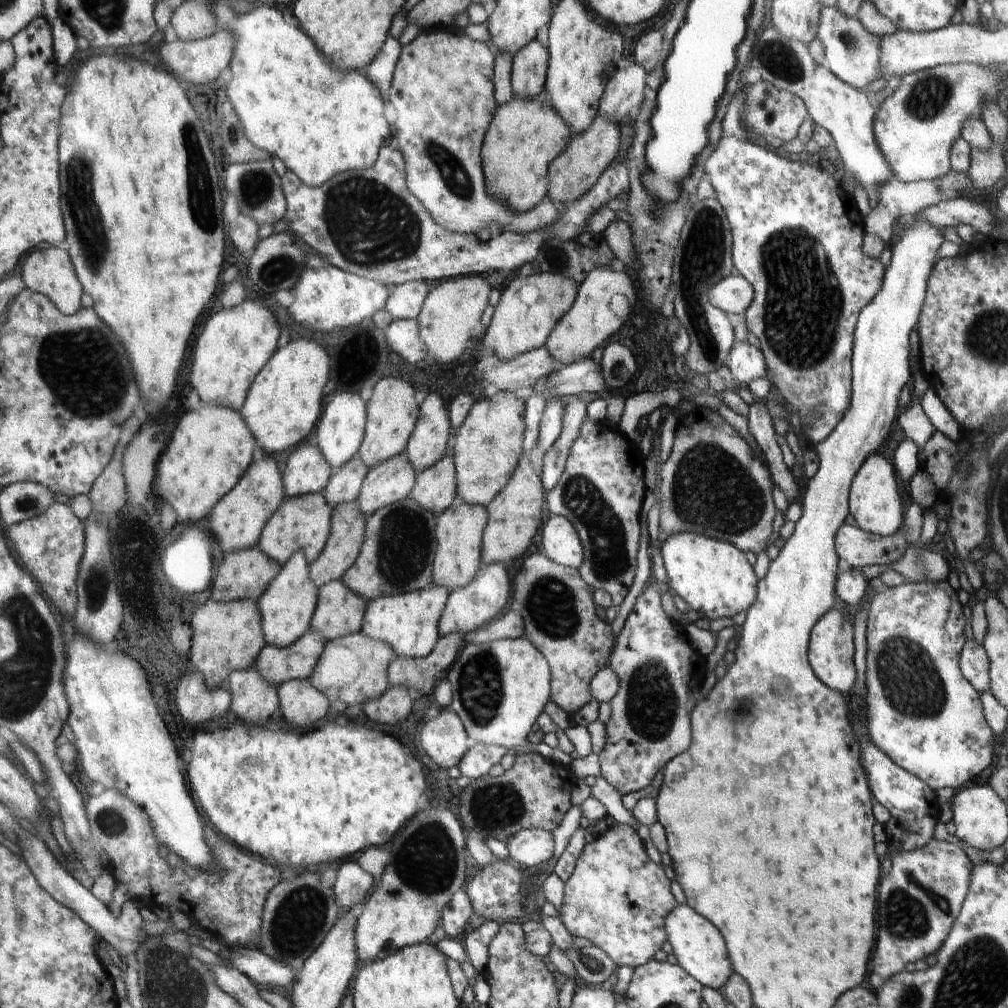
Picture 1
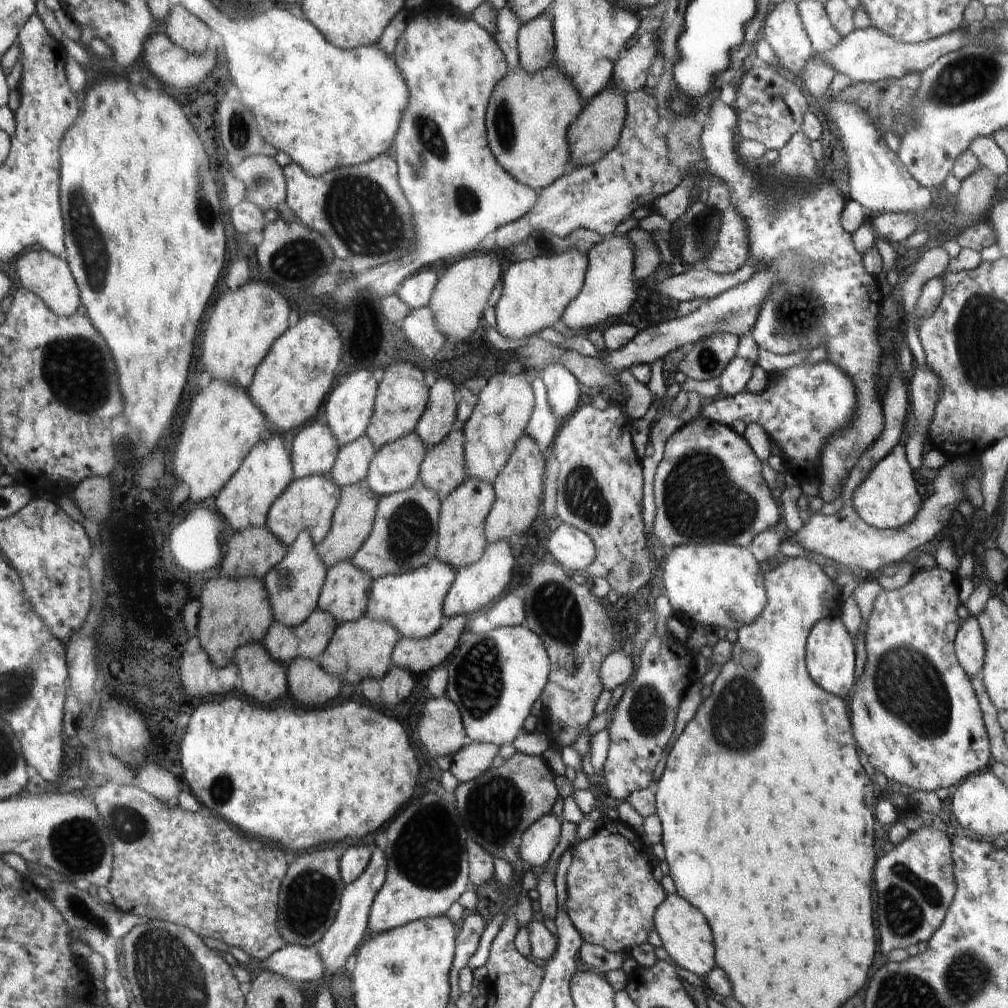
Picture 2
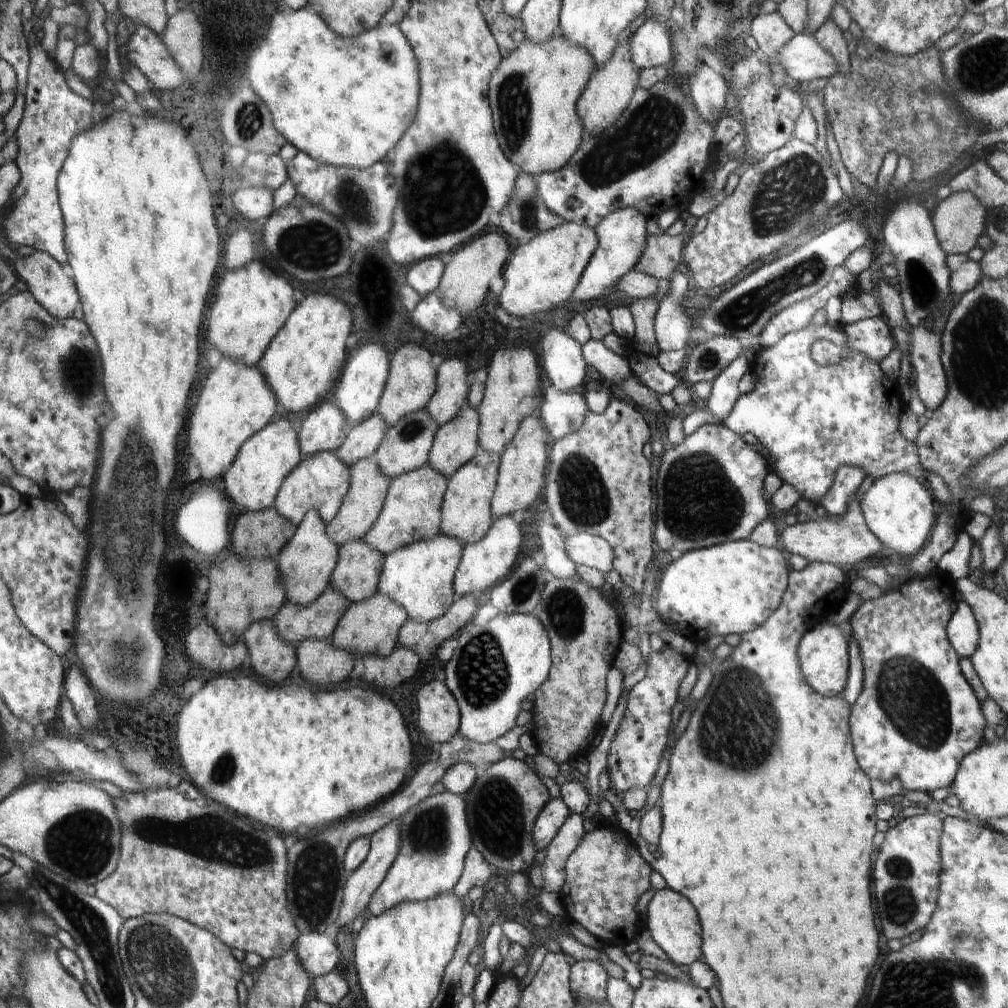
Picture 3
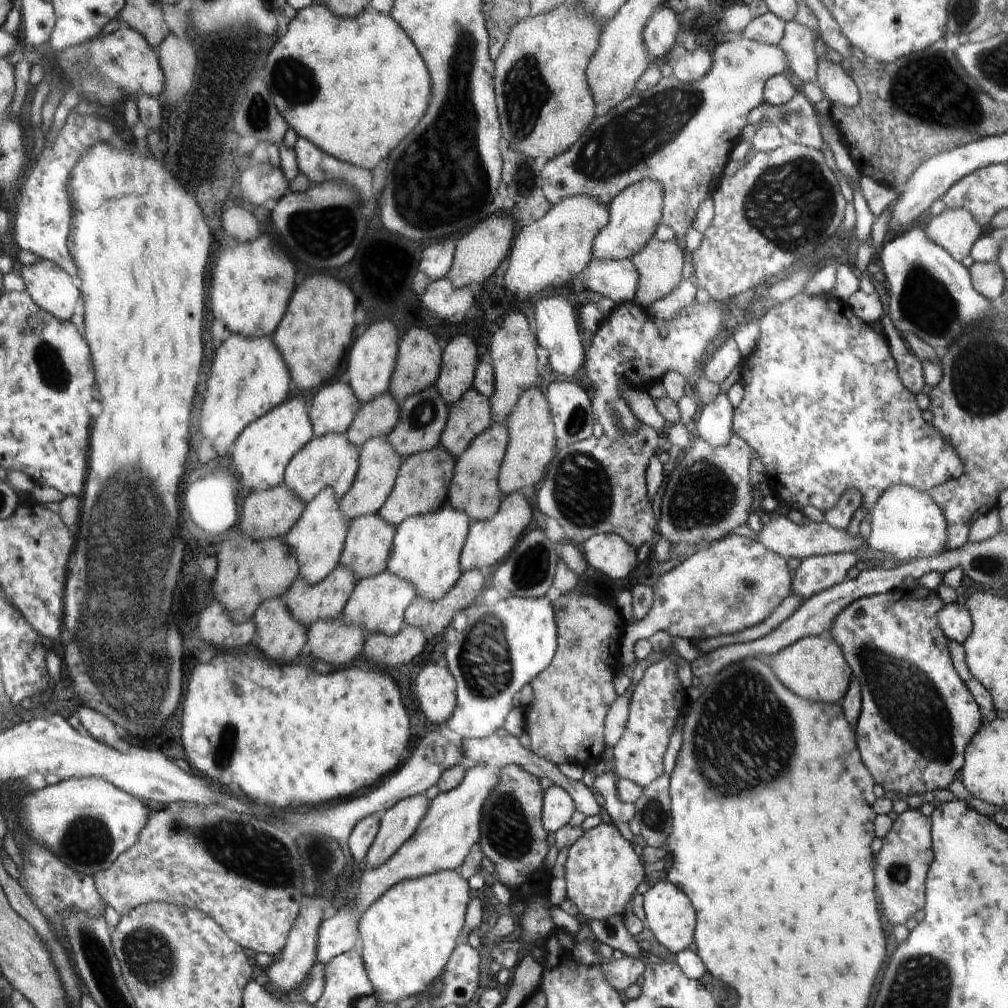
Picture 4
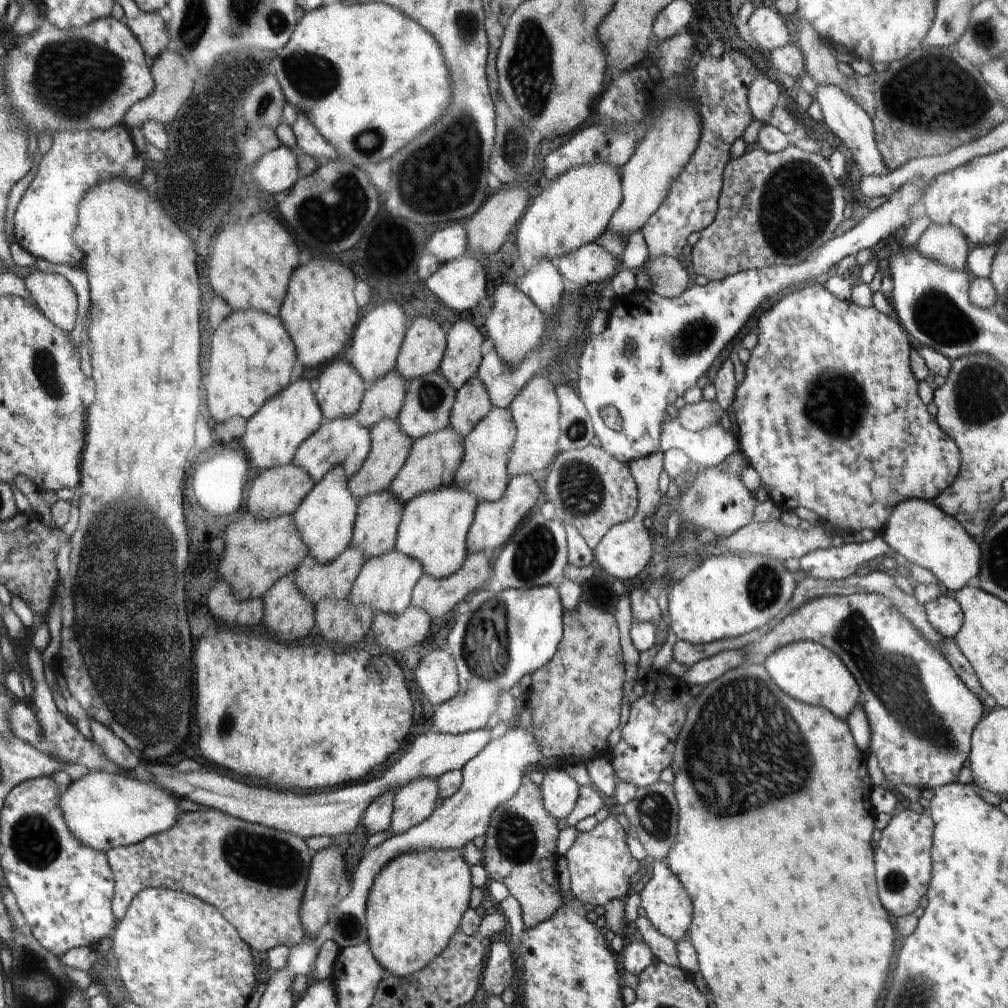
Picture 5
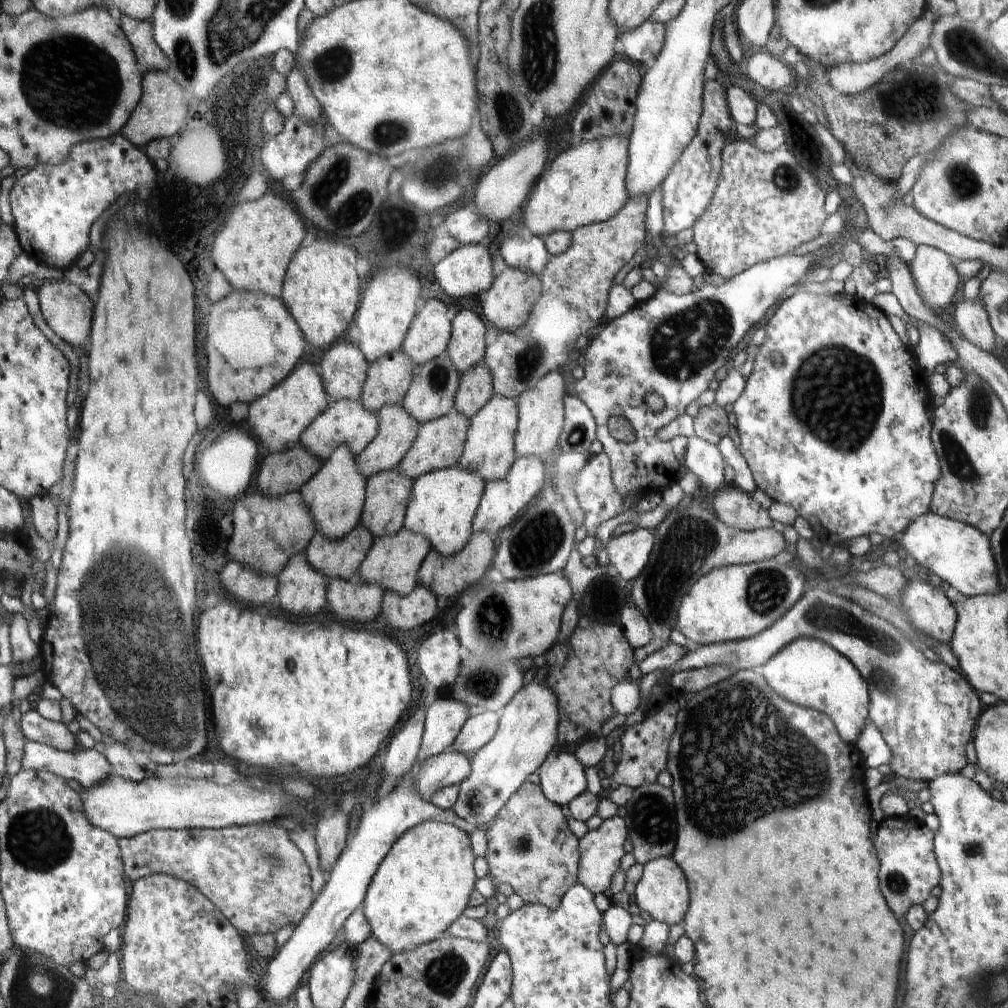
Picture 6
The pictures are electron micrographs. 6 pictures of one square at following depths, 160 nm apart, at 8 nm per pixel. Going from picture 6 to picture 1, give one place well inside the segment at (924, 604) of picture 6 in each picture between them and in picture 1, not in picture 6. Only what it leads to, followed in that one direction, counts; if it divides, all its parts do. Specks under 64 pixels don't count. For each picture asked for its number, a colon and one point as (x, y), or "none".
1: (974, 663)
2: (969, 645)
3: (962, 629)
4: (955, 620)
5: (945, 615)

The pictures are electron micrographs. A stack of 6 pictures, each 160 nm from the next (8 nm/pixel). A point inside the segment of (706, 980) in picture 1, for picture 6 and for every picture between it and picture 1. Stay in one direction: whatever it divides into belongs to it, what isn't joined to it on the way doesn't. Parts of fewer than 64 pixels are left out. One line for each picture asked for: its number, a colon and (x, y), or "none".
2: (685, 934)
3: (674, 925)
4: (669, 914)
5: (668, 906)
6: (663, 892)

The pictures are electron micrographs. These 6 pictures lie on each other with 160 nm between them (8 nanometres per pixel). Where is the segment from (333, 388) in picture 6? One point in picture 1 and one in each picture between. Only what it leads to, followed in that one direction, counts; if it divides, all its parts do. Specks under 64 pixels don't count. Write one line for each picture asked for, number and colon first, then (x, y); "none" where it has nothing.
1: (307, 471)
2: (314, 450)
3: (325, 428)
4: (333, 409)
5: (340, 390)

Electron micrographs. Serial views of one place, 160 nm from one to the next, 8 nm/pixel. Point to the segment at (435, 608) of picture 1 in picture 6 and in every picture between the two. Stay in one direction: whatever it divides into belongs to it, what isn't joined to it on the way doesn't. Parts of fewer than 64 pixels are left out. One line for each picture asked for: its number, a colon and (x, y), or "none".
2: (413, 601)
3: (419, 577)
4: (426, 549)
5: (433, 528)
6: (442, 505)

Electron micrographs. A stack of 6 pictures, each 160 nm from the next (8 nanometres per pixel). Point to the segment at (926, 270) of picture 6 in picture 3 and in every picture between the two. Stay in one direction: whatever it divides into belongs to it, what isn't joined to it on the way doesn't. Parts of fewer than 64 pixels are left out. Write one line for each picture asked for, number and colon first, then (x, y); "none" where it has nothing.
3: (959, 219)
4: (955, 230)
5: (943, 243)

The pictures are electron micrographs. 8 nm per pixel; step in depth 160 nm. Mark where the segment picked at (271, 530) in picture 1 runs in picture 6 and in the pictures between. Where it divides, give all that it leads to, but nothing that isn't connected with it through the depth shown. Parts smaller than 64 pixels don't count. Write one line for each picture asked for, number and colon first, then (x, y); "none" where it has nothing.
2: (311, 502)
3: (321, 481)
4: (330, 461)
5: (343, 443)
6: (346, 422)

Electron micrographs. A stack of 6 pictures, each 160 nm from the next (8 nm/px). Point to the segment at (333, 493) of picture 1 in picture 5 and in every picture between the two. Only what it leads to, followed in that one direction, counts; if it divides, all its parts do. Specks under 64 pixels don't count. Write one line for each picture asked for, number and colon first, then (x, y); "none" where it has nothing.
2: (353, 460)
3: (361, 442)
4: (377, 418)
5: (382, 400)

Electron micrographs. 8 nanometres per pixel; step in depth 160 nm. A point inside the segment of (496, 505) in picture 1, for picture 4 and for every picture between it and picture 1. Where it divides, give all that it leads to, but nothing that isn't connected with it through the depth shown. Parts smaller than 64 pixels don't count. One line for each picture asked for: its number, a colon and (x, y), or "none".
2: (518, 487)
3: (522, 466)
4: (532, 441)

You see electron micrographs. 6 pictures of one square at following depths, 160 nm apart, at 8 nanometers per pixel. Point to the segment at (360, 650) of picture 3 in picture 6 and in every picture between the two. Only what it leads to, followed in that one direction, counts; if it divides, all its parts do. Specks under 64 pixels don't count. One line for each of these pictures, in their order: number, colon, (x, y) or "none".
4: (378, 604)
5: (386, 583)
6: (393, 562)

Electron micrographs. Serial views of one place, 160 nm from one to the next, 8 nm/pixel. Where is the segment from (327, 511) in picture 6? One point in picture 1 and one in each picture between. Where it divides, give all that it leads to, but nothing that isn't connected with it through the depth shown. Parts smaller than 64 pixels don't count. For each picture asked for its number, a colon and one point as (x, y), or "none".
1: (288, 605)
2: (294, 585)
3: (306, 564)
4: (318, 538)
5: (325, 519)

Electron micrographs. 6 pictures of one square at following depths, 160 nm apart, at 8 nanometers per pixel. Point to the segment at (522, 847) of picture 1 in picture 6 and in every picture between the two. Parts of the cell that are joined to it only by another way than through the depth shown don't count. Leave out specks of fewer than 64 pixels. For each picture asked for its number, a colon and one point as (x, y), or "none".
2: (538, 843)
3: (547, 824)
4: (558, 807)
5: (560, 792)
6: (562, 778)

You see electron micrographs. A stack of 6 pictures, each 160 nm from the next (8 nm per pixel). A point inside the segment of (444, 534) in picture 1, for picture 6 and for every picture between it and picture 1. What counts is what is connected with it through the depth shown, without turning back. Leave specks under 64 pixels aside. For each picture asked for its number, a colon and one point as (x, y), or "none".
2: (462, 540)
3: (466, 515)
4: (474, 489)
5: (483, 472)
6: (489, 451)

